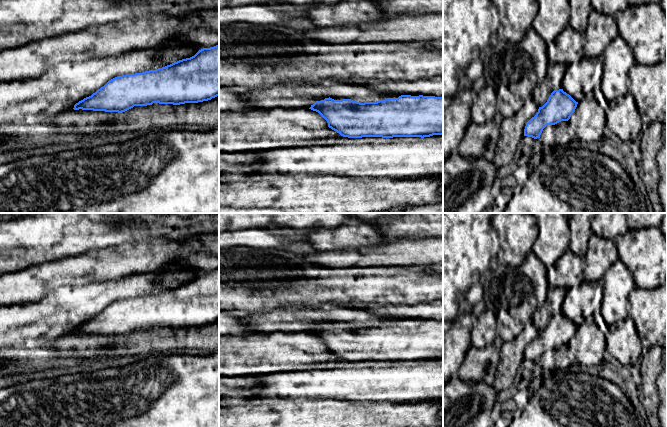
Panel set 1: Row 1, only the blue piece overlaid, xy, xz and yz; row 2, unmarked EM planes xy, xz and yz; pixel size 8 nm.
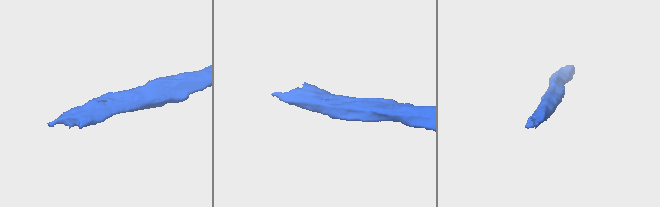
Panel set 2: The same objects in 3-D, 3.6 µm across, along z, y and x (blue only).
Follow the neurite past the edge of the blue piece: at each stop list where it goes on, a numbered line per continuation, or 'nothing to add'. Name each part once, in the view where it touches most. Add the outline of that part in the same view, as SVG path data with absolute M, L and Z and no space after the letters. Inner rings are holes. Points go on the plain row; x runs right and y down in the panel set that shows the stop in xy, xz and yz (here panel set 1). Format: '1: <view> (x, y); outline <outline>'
1: xz (358, 323); outline M352 320L350 322L339 322L339 321L330 321L330 322L332 322L334 324L351 323L353 325L357 325L357 326L360 326L360 327L364 327L364 326L377 326L377 325L364 325L360 321L354 321L354 320Z

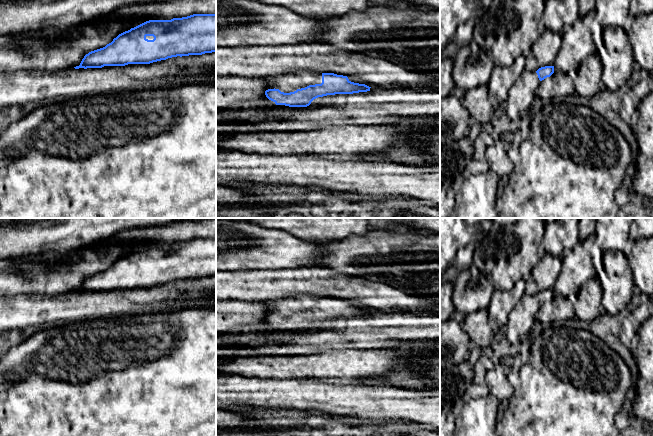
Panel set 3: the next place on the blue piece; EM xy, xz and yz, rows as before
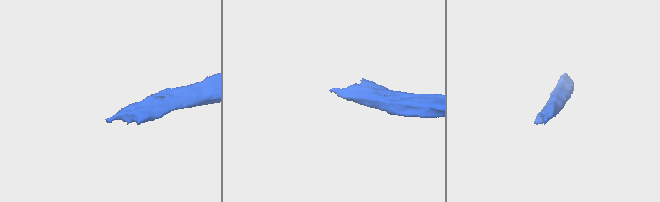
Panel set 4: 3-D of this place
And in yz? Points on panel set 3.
1: yz (522, 317); outline M525 294L509 313L504 329L511 346L519 346L528 338L531 328L536 322L540 304L536 295Z

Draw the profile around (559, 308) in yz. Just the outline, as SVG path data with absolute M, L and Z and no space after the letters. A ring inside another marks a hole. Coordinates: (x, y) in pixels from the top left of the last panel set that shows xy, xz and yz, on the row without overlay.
M557 294L540 306L536 321L540 321L546 329L564 326L567 320L574 317L573 304L566 297Z

